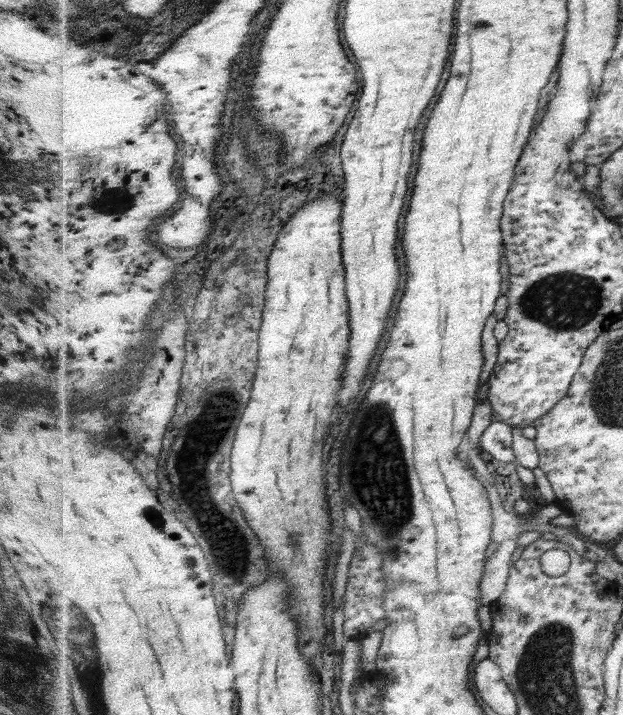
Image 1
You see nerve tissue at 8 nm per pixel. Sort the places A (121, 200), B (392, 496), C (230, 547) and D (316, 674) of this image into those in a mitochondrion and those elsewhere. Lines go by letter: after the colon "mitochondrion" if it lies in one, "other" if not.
A: other
B: mitochondrion
C: mitochondrion
D: other

